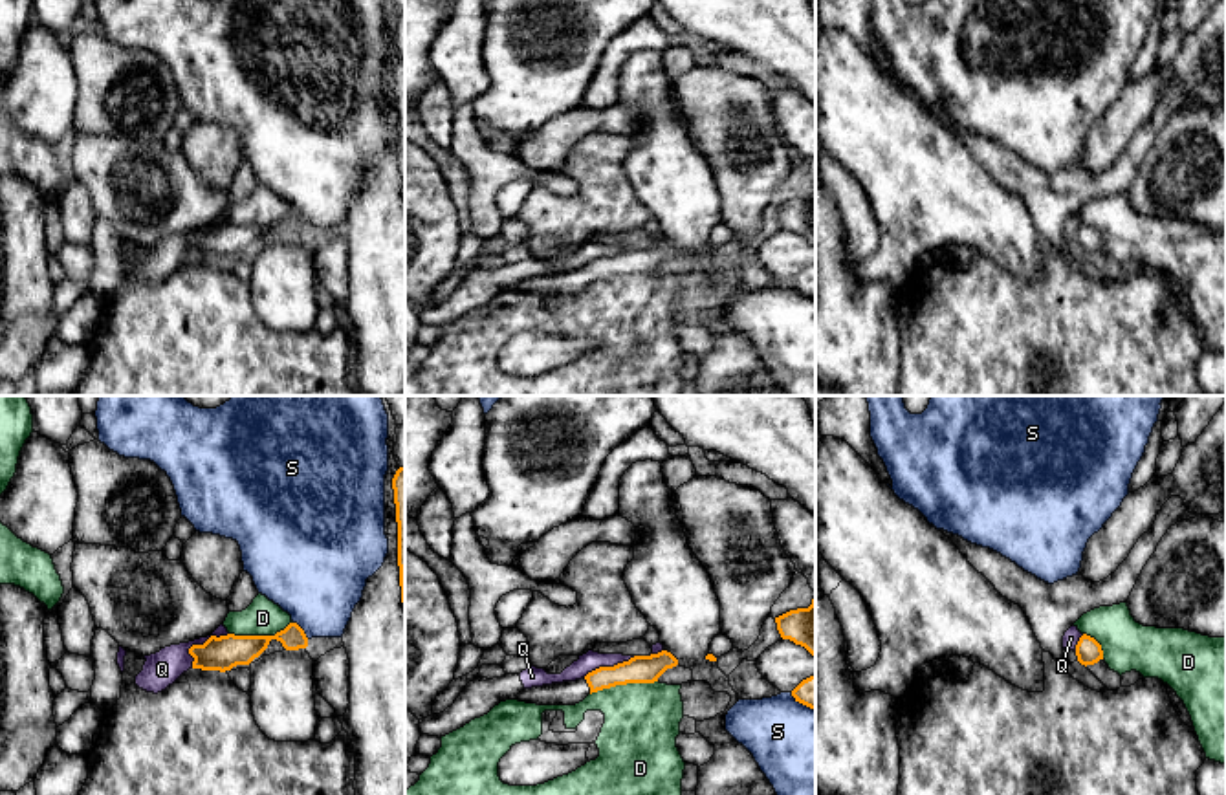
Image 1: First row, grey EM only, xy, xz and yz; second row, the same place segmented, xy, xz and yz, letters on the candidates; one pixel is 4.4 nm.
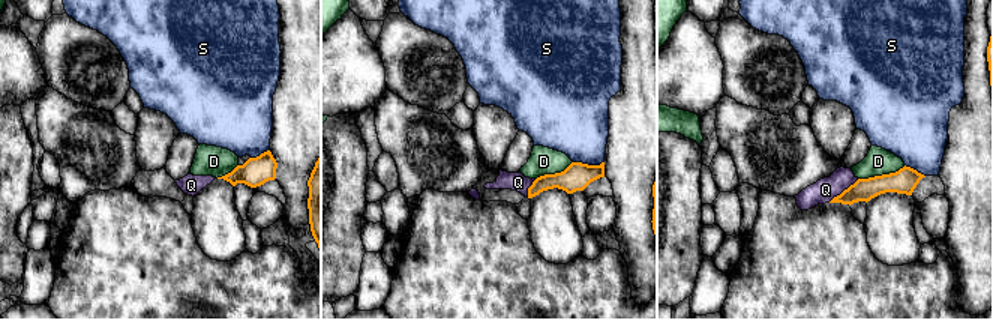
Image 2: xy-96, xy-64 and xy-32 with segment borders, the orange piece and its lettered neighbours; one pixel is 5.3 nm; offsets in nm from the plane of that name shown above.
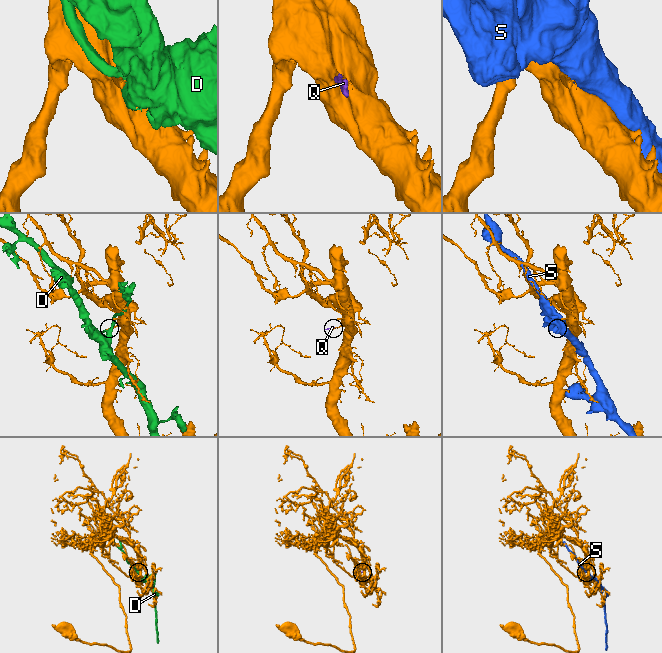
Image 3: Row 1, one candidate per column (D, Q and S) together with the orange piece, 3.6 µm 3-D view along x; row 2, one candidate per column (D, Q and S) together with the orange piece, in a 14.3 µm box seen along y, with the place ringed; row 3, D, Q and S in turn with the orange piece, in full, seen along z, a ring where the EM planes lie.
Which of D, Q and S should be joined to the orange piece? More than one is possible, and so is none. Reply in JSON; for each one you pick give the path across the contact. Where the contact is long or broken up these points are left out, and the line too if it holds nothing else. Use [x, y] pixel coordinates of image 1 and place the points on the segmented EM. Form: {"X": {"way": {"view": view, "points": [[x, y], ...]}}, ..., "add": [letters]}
{"add": []}

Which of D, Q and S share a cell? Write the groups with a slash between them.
D / Q / S

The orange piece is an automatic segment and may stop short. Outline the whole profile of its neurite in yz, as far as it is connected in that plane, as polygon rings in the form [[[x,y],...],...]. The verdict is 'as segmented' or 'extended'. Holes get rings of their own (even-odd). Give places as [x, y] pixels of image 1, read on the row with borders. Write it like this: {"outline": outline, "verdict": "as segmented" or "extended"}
{"outline": [[[1083,634],[1076,645],[1076,656],[1078,656],[1078,661],[1087,667],[1103,659],[1103,650],[1094,637]]], "verdict": "as segmented"}

